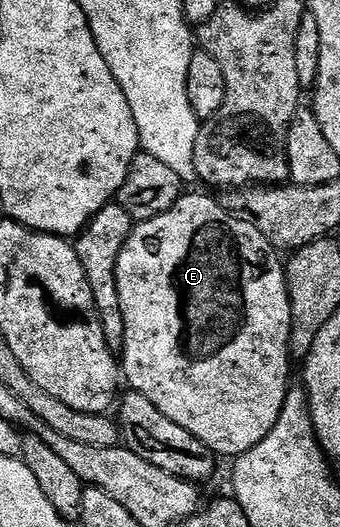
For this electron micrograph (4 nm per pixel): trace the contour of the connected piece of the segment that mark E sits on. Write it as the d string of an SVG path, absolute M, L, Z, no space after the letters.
M184 194L179 197L179 201L165 214L161 214L152 220L144 220L136 223L132 227L129 238L125 242L125 246L115 263L117 266L117 298L121 302L121 318L125 326L121 349L122 379L126 383L127 380L131 383L128 384L130 391L139 392L145 398L149 398L149 402L153 402L153 406L157 406L157 410L161 410L161 414L165 414L165 418L173 418L173 422L177 422L177 426L189 430L189 434L193 434L193 438L205 442L205 446L209 446L209 450L219 458L223 458L223 456L231 456L230 458L241 457L249 450L253 450L253 446L257 446L257 442L261 442L266 438L269 430L273 430L273 426L277 426L277 418L281 418L281 406L285 406L287 390L293 384L293 380L291 380L291 355L293 355L291 347L291 299L289 298L289 290L287 289L287 270L284 261L282 259L279 261L279 256L280 253L267 241L265 234L261 234L261 230L257 230L257 226L250 219L240 218L236 213L228 212L218 199L214 200L211 196L190 196L190 194Z

